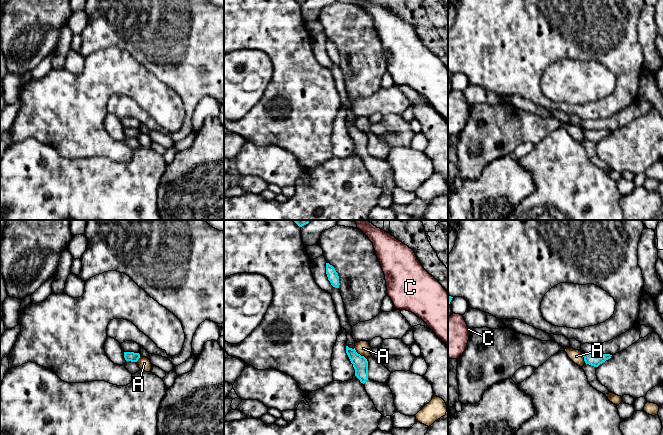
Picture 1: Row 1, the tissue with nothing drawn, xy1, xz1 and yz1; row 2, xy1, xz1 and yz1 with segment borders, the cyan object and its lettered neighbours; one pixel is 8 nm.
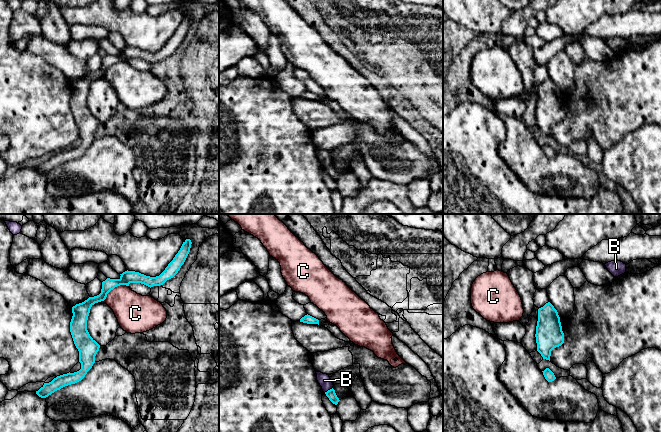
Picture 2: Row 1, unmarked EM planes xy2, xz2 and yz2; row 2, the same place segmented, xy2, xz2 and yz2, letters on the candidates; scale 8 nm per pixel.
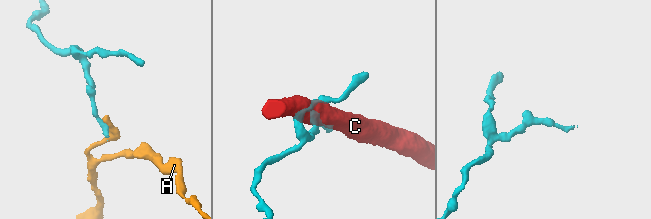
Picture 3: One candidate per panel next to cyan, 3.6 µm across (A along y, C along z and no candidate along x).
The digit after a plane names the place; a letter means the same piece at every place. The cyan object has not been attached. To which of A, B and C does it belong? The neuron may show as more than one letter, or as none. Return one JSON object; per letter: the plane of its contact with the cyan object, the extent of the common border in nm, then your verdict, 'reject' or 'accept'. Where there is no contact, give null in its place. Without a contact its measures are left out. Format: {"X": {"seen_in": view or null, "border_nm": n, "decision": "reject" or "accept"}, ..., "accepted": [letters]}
{"A": {"seen_in": "xz1", "border_nm": 130, "decision": "reject"}, "B": {"seen_in": "xz2", "border_nm": 80, "decision": "reject"}, "C": {"seen_in": "xy2", "border_nm": 240, "decision": "reject"}, "accepted": []}

